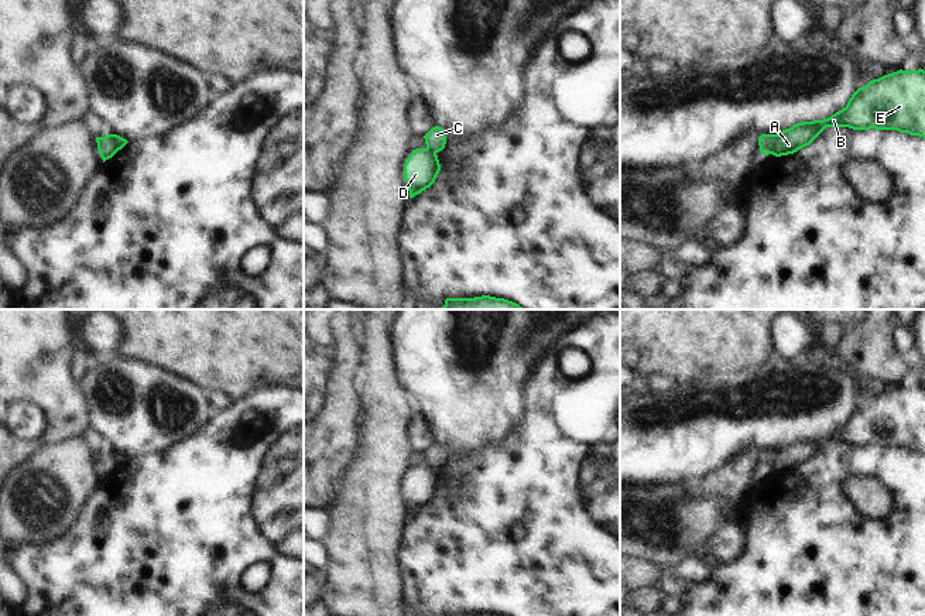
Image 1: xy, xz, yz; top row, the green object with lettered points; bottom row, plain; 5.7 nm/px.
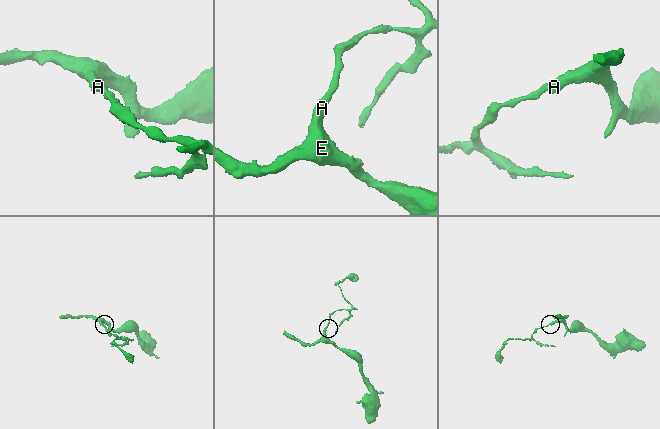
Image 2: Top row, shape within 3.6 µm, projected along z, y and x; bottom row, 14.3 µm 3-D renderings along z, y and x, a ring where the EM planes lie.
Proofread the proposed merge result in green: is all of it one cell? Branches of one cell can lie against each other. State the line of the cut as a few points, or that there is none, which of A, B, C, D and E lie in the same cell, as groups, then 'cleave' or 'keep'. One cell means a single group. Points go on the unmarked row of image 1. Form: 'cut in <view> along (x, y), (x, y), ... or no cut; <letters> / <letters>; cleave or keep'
cut in yz along (777, 451), (777, 458), (768, 469); A B D E / C; cleave

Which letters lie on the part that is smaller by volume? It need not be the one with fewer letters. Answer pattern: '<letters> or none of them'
C

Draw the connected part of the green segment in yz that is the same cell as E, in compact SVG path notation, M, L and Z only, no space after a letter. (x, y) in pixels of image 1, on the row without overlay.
M900 386L870 397L830 434L796 439L778 449L770 470L794 470L809 462L826 444L897 446L925 455L925 387Z

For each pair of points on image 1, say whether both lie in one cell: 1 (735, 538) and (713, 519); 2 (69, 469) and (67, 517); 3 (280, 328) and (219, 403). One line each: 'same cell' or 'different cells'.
1: different cells
2: same cell
3: different cells

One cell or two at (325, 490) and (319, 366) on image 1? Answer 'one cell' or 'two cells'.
one cell

